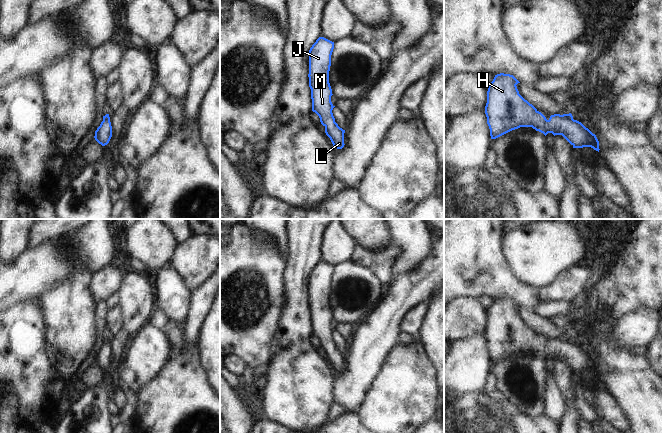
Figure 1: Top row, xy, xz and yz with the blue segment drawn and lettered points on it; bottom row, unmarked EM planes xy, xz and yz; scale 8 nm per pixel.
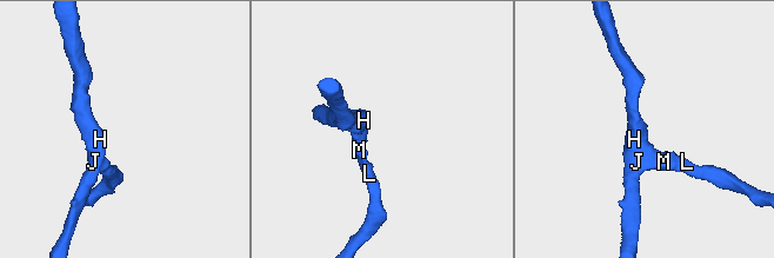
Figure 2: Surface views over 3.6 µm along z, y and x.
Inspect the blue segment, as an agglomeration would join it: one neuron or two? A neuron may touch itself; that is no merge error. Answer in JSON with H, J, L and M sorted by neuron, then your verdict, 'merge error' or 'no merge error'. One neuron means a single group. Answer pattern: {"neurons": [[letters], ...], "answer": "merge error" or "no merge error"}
{"neurons": [["H", "J", "L", "M"]], "answer": "no merge error"}

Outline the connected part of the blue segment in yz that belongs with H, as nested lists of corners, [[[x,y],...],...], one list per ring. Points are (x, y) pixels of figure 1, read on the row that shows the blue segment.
[[[500,73],[495,75],[493,81],[488,86],[485,114],[491,139],[496,139],[520,127],[532,127],[545,136],[548,133],[552,133],[554,136],[562,135],[573,148],[591,147],[599,152],[599,141],[596,135],[581,122],[574,120],[571,113],[554,114],[547,120],[541,112],[519,94],[516,86],[518,83],[520,82],[513,75]]]

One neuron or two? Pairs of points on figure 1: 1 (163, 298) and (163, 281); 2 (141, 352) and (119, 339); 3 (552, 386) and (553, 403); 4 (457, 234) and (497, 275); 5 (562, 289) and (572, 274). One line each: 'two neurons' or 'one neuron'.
1: one neuron
2: two neurons
3: one neuron
4: one neuron
5: one neuron

